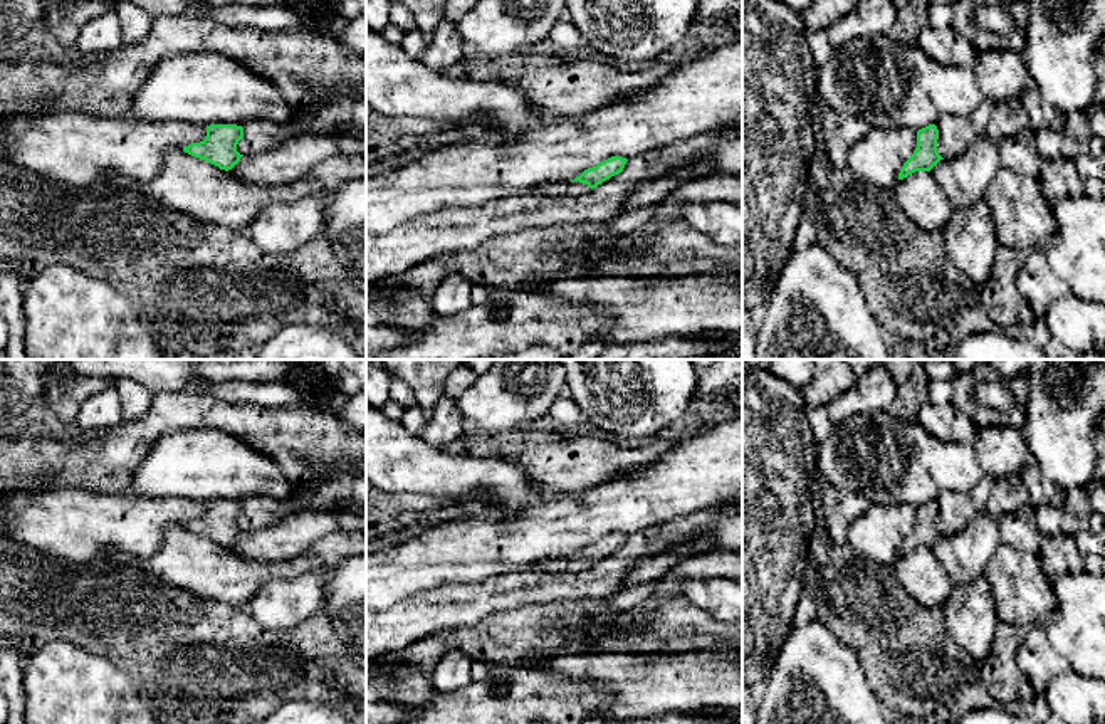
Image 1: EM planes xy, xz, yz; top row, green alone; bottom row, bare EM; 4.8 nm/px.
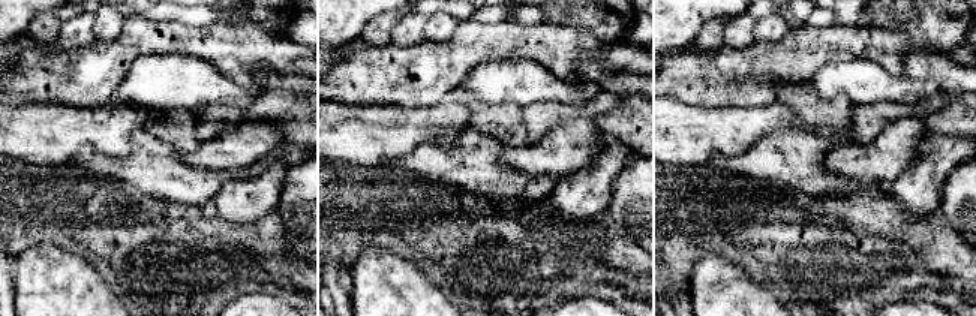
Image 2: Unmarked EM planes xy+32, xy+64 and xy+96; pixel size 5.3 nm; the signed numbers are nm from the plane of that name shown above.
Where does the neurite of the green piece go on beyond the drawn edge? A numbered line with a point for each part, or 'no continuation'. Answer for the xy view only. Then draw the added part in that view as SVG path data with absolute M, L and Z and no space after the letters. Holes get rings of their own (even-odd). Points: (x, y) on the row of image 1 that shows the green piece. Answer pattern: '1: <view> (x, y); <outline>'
no continuation

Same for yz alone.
no continuation

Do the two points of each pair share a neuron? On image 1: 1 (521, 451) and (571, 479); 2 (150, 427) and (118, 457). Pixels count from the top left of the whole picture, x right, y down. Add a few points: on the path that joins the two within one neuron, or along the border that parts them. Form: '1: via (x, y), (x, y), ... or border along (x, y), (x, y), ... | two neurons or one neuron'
1: via (533, 457), (551, 467), (560, 467) | one neuron
2: via (141, 434), (126, 449) | one neuron

